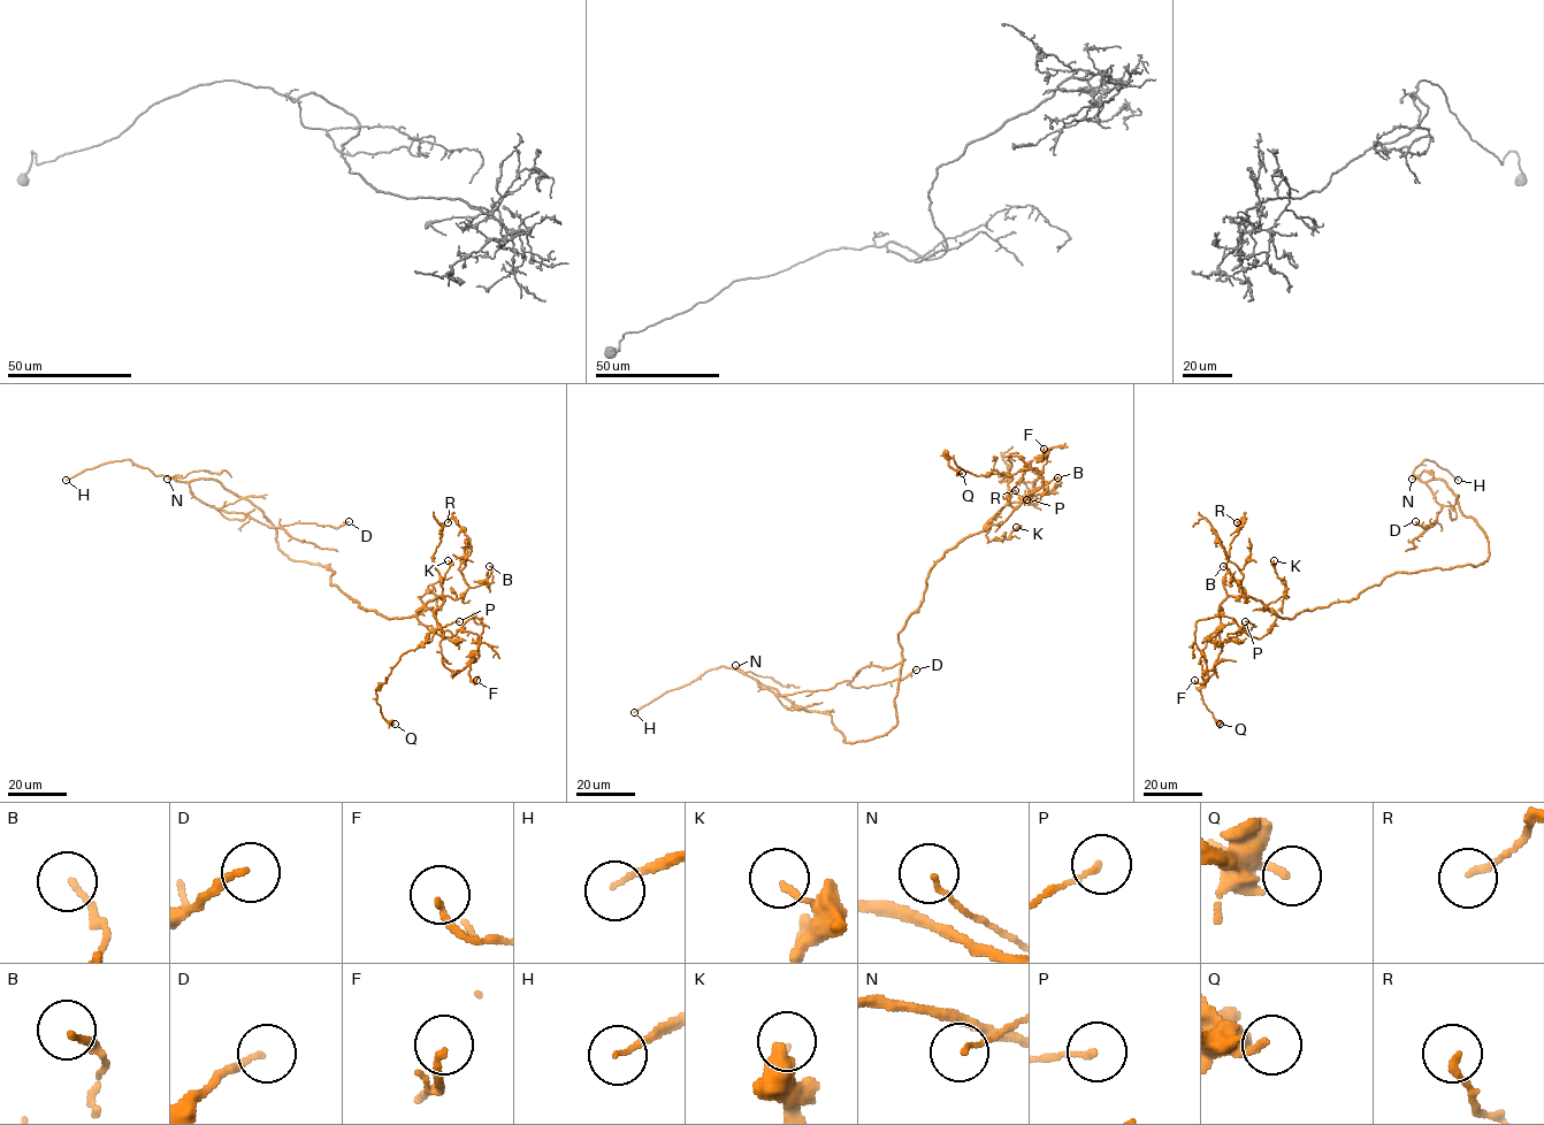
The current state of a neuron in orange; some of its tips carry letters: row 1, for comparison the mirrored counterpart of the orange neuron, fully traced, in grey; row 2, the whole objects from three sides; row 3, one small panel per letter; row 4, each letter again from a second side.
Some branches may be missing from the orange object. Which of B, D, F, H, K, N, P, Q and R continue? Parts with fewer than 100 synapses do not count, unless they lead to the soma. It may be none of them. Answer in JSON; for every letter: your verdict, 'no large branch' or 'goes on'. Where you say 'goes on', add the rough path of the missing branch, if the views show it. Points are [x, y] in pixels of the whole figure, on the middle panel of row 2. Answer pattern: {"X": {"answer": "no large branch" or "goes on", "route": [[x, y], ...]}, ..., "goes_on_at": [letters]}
{"B": {"answer": "no large branch"}, "D": {"answer": "no large branch"}, "F": {"answer": "no large branch"}, "H": {"answer": "goes on"}, "K": {"answer": "no large branch"}, "N": {"answer": "no large branch"}, "P": {"answer": "no large branch"}, "Q": {"answer": "no large branch"}, "R": {"answer": "no large branch"}, "goes_on_at": ["H"]}

